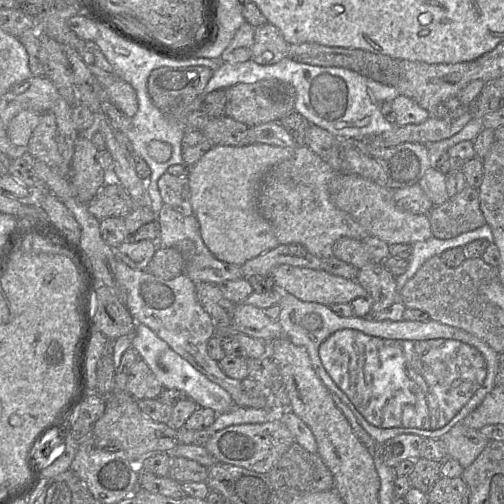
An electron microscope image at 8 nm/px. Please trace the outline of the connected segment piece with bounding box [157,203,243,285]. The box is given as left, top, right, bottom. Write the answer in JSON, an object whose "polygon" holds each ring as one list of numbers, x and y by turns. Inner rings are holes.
{"polygon":[[163,203,157,216,160,225,158,247,177,249,184,260,184,274,194,283,207,282,219,285,224,281,243,278,241,266,220,261,209,251,201,238,200,225,194,215,184,216]]}

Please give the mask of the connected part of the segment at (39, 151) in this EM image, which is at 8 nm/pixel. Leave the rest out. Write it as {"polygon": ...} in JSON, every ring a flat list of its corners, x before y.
{"polygon":[[51,112,41,114,39,123,26,147,29,154,50,167,57,167,61,162,56,142,56,131,57,125,54,115]]}

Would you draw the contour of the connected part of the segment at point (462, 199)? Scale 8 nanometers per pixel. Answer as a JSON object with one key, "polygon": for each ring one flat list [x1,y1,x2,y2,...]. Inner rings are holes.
{"polygon":[[466,187,428,213,430,228,435,238,448,240,473,231,486,224,480,209,479,192]]}

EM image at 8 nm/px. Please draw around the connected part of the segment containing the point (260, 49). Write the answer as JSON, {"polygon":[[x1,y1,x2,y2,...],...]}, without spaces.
{"polygon":[[268,22,254,28,251,60,260,65,272,65,287,57,289,44,280,31]]}

